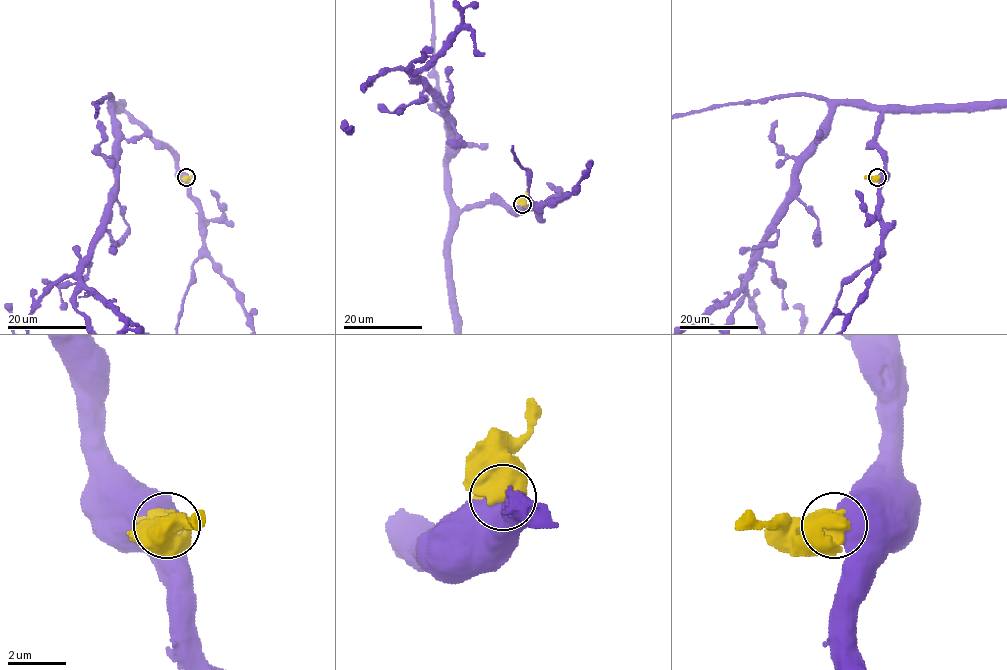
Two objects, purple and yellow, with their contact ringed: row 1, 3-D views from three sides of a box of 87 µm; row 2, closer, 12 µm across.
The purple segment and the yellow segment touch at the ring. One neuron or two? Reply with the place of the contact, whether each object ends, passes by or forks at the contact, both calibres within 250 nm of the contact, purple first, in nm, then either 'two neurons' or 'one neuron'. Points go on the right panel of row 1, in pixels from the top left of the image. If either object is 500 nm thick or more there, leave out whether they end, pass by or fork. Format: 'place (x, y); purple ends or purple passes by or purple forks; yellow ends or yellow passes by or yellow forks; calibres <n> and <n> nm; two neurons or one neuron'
place (877, 177); calibres 750 and 1050 nm; two neurons

